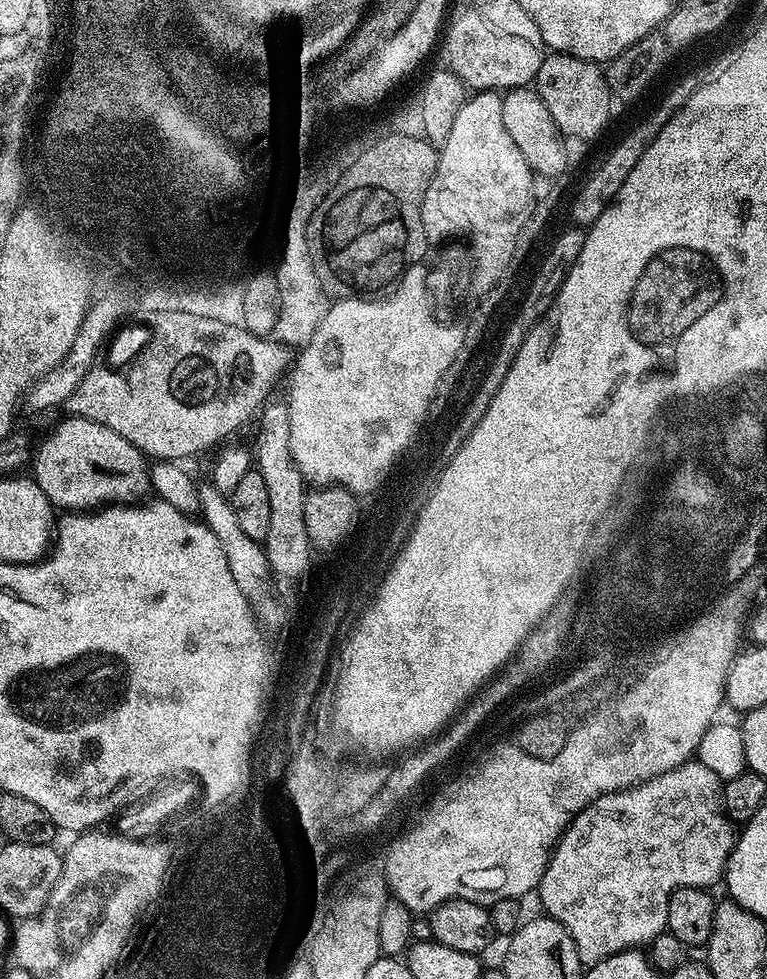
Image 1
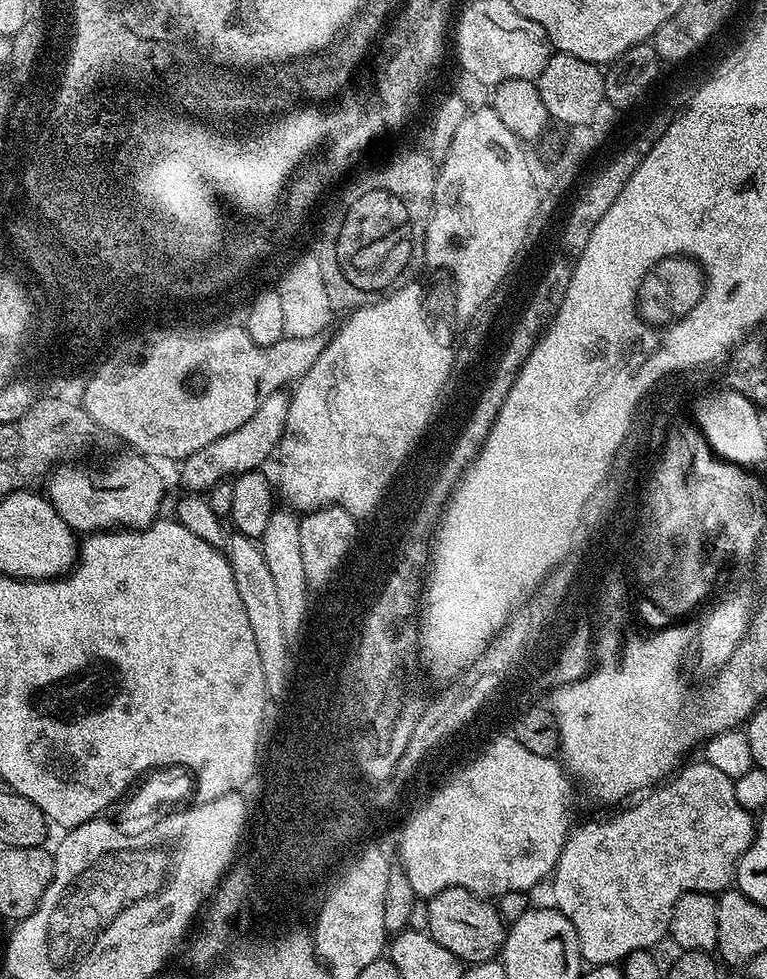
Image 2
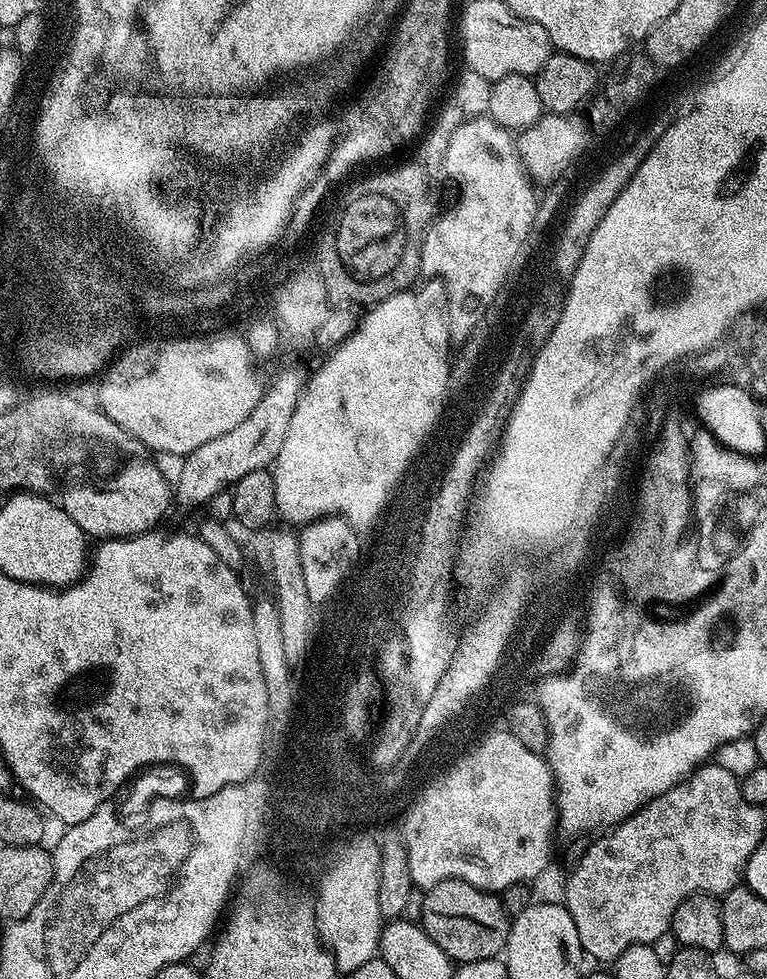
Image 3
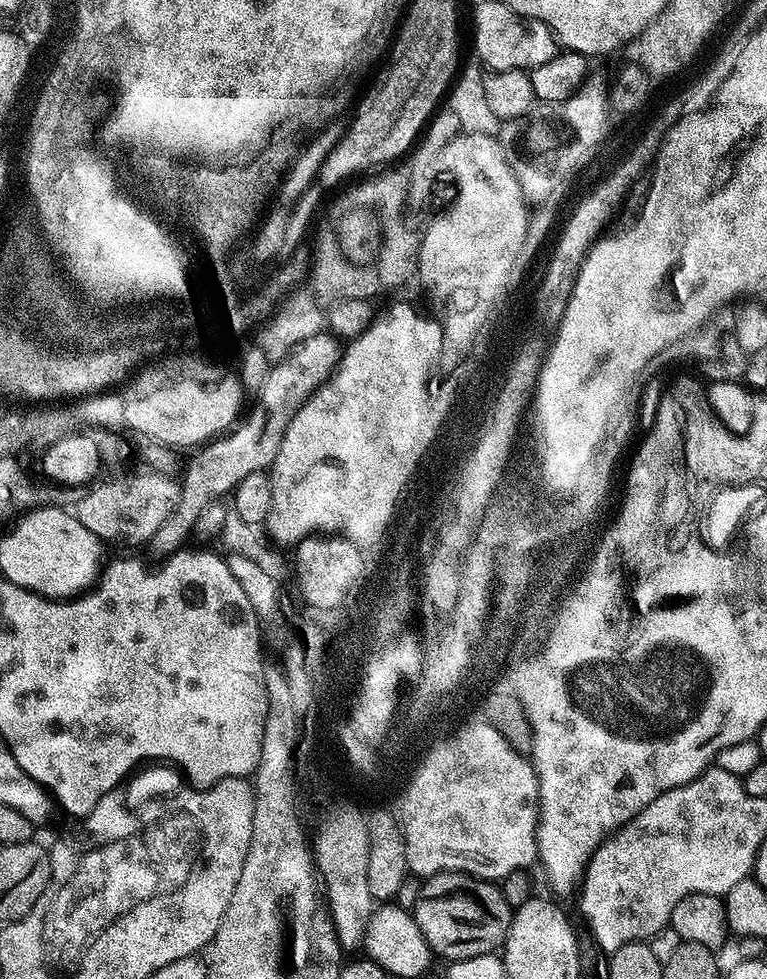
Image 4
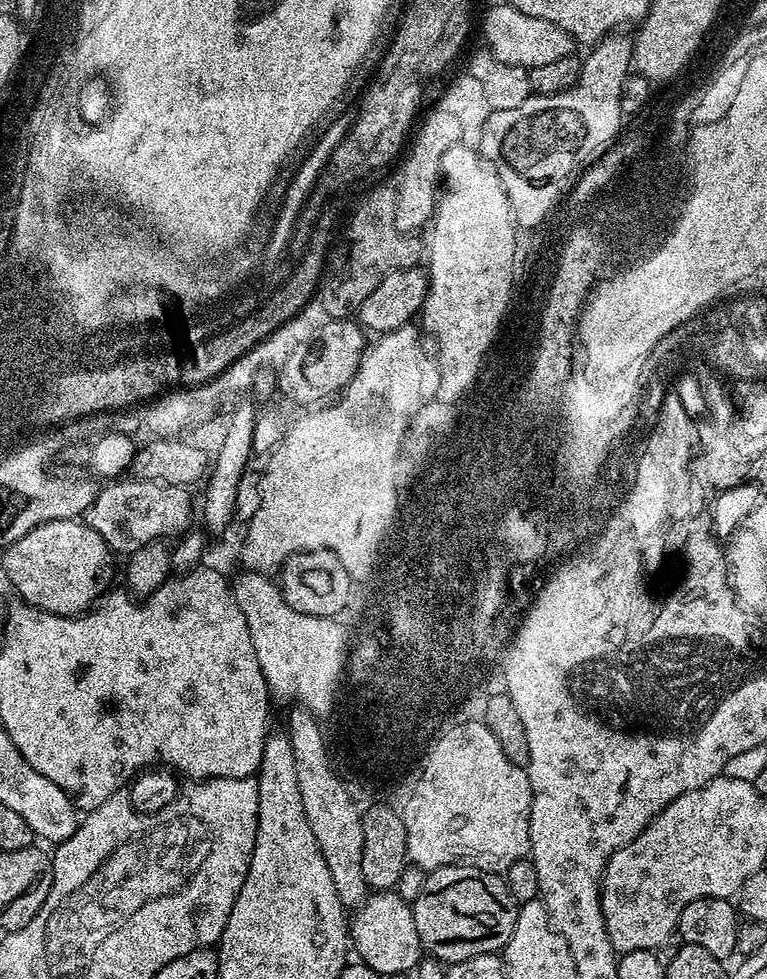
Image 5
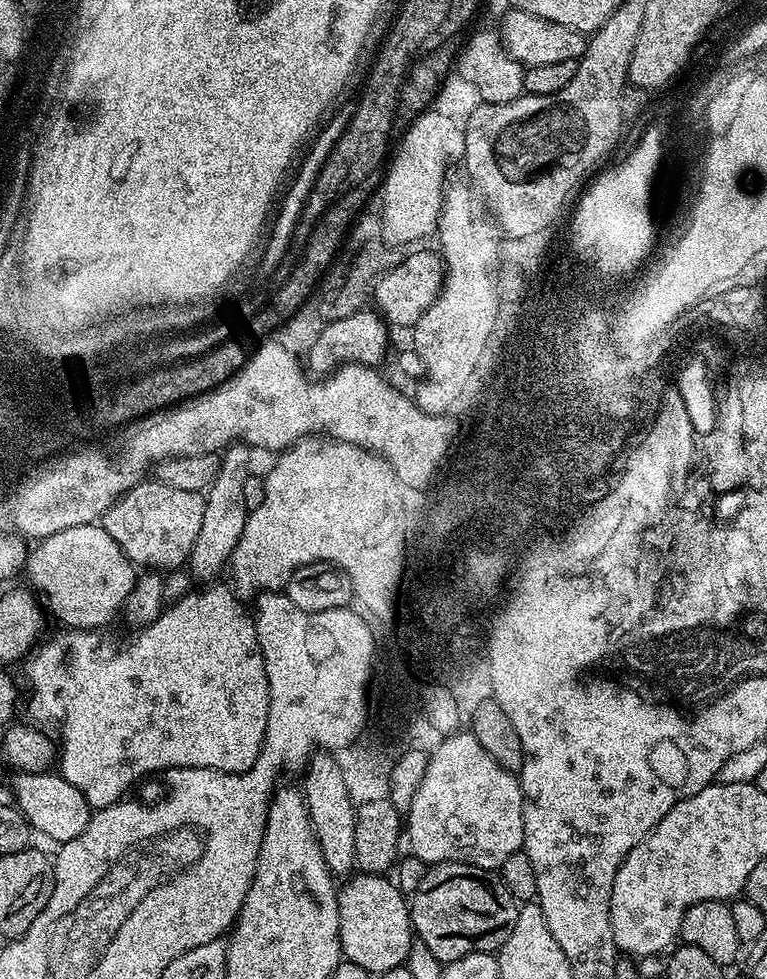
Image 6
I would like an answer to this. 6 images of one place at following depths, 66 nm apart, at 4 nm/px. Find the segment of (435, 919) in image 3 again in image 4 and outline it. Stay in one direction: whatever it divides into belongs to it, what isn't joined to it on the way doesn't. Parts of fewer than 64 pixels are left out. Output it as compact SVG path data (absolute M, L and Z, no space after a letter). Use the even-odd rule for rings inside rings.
M438 872L423 881L420 892L424 897L414 907L416 924L422 930L429 948L437 957L445 956L445 961L465 960L475 956L495 953L503 945L512 925L512 905L506 902L504 889L499 883L470 876L466 872Z

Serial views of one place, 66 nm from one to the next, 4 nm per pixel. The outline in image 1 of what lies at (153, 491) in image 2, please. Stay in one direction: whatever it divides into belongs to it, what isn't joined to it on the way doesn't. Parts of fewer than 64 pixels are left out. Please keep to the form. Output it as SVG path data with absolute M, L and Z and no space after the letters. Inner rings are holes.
M74 415L67 419L34 452L34 479L50 503L57 509L68 508L64 510L72 514L84 514L105 506L132 506L143 501L150 492L150 464L144 453L126 442L122 434L114 434L98 422Z

